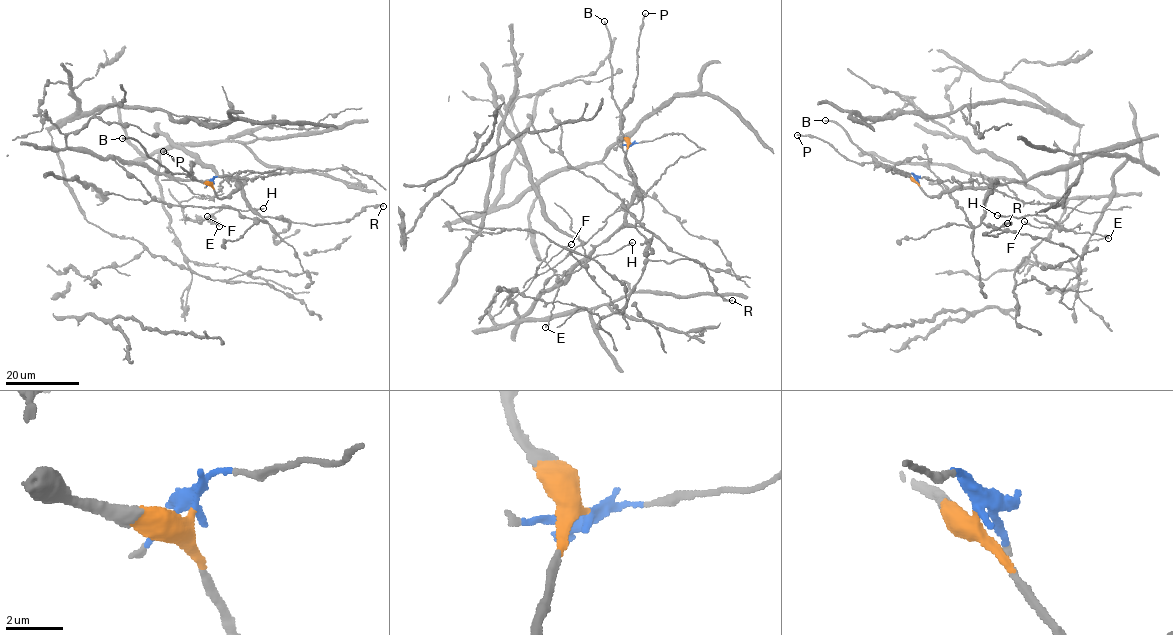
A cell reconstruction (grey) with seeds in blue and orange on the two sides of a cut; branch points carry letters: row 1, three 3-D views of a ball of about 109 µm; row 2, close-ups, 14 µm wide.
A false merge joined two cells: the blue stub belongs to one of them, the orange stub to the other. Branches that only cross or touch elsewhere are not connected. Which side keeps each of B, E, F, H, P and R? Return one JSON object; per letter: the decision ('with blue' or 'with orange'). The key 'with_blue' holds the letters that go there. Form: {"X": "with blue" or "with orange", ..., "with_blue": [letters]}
{"B": "with orange", "E": "with blue", "F": "with blue", "H": "with blue", "P": "with orange", "R": "with orange", "with_blue": ["E", "F", "H"]}

